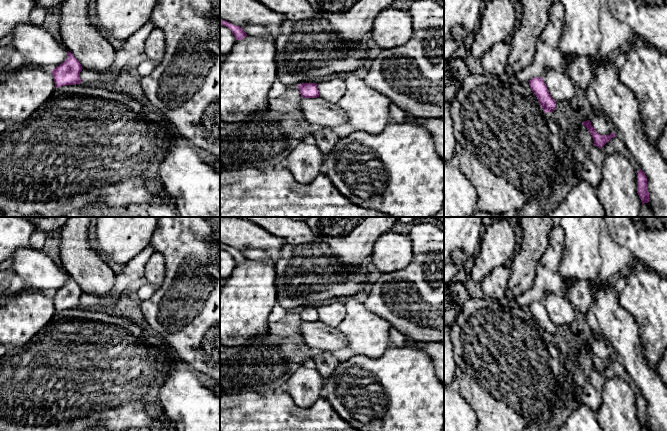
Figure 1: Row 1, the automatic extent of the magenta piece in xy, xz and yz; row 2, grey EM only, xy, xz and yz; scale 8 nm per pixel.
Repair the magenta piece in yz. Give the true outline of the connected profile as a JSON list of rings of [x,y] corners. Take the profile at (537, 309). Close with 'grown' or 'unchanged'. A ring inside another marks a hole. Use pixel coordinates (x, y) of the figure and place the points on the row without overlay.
[[[542,301],[532,302],[529,306],[531,314],[536,319],[539,328],[545,337],[556,333],[556,325],[551,321]]]; unchanged

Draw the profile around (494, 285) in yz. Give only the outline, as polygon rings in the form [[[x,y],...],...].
[[[505,266],[496,267],[480,283],[483,292],[493,300],[505,304],[505,297],[510,277],[510,269]]]

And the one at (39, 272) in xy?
[[[29,246],[17,249],[11,256],[11,269],[24,280],[24,286],[53,294],[68,281],[68,274],[41,250]]]

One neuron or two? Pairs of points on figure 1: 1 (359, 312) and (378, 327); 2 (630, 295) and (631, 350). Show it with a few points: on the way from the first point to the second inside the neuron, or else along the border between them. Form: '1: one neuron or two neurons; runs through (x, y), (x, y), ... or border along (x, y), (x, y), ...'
1: one neuron; runs through (364, 317), (373, 326)
2: two neurons; border along (617, 296), (618, 302), (634, 319), (639, 335)

